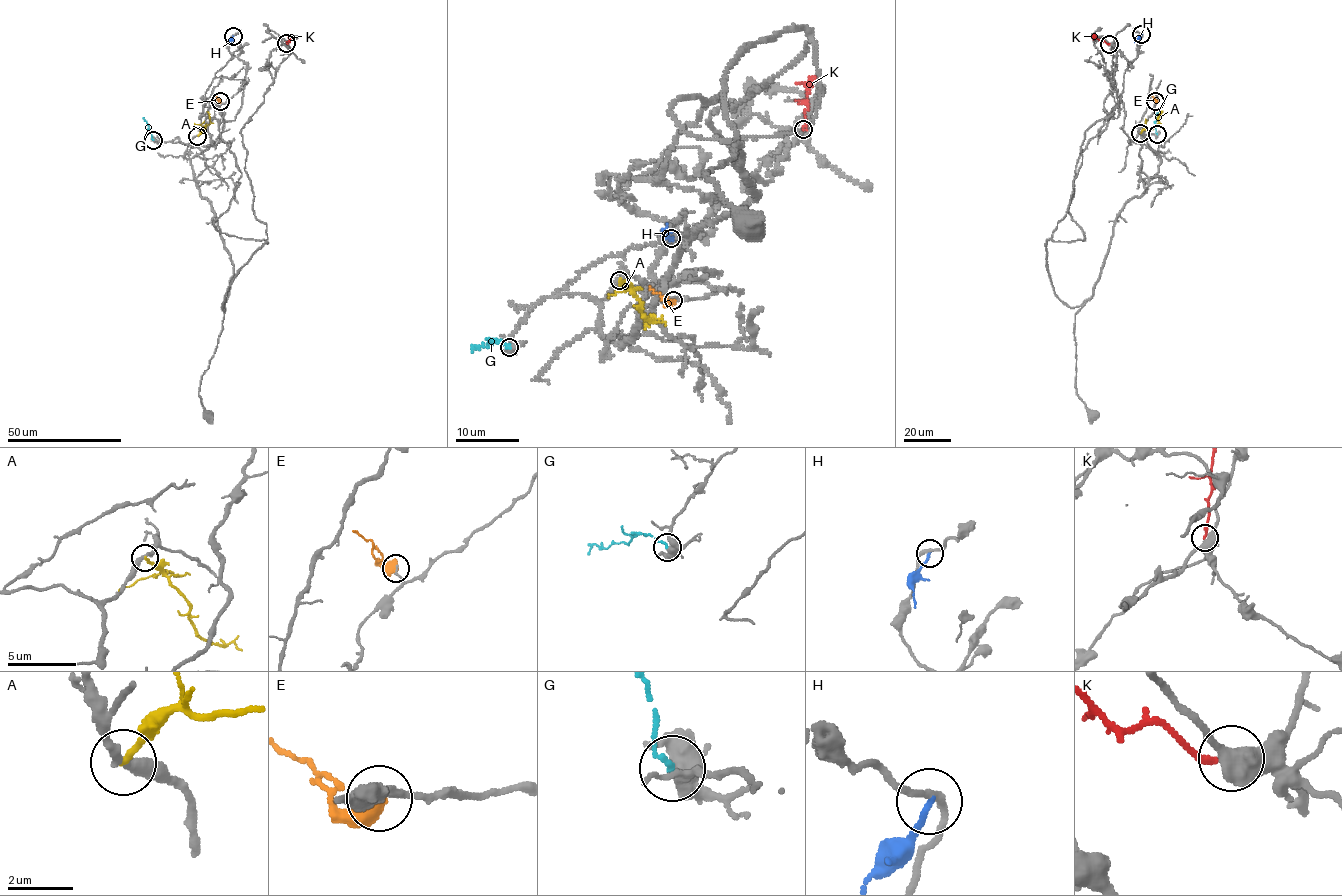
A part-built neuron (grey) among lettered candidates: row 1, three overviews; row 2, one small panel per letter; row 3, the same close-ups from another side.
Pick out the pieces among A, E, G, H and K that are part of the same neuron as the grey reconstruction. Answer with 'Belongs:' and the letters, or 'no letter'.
Belongs: no letter

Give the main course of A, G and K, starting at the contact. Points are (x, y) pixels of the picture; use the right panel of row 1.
A: (1140, 133), (1159, 123), (1157, 117), (1162, 111)
G: (1157, 134), (1155, 123), (1159, 111)
K: (1109, 44), (1093, 36)

